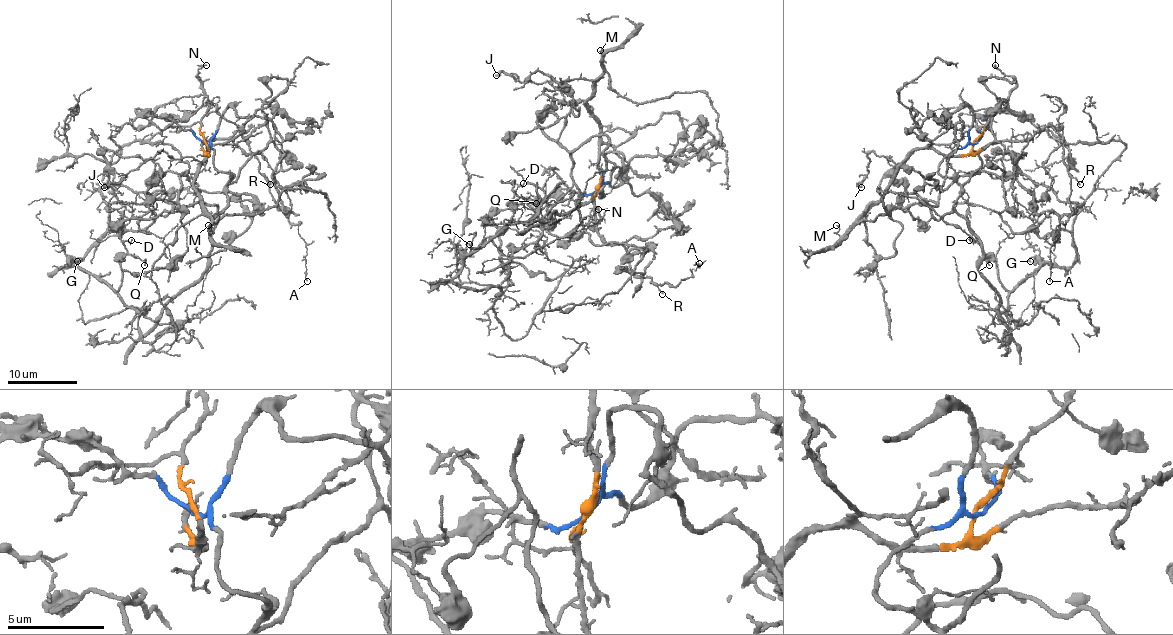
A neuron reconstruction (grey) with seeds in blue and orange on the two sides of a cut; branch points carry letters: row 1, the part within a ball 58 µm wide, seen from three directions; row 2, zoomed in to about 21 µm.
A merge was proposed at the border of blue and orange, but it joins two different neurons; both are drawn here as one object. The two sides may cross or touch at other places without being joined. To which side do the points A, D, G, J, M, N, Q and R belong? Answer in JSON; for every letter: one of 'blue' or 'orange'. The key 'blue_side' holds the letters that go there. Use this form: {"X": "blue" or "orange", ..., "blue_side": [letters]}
{"A": "orange", "D": "blue", "G": "blue", "J": "orange", "M": "orange", "N": "orange", "Q": "blue", "R": "orange", "blue_side": ["D", "G", "Q"]}

